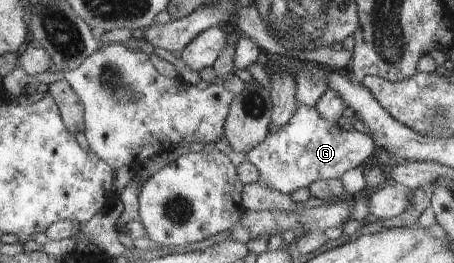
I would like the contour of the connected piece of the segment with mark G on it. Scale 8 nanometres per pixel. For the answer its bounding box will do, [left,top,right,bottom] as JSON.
[245,105,376,194]

